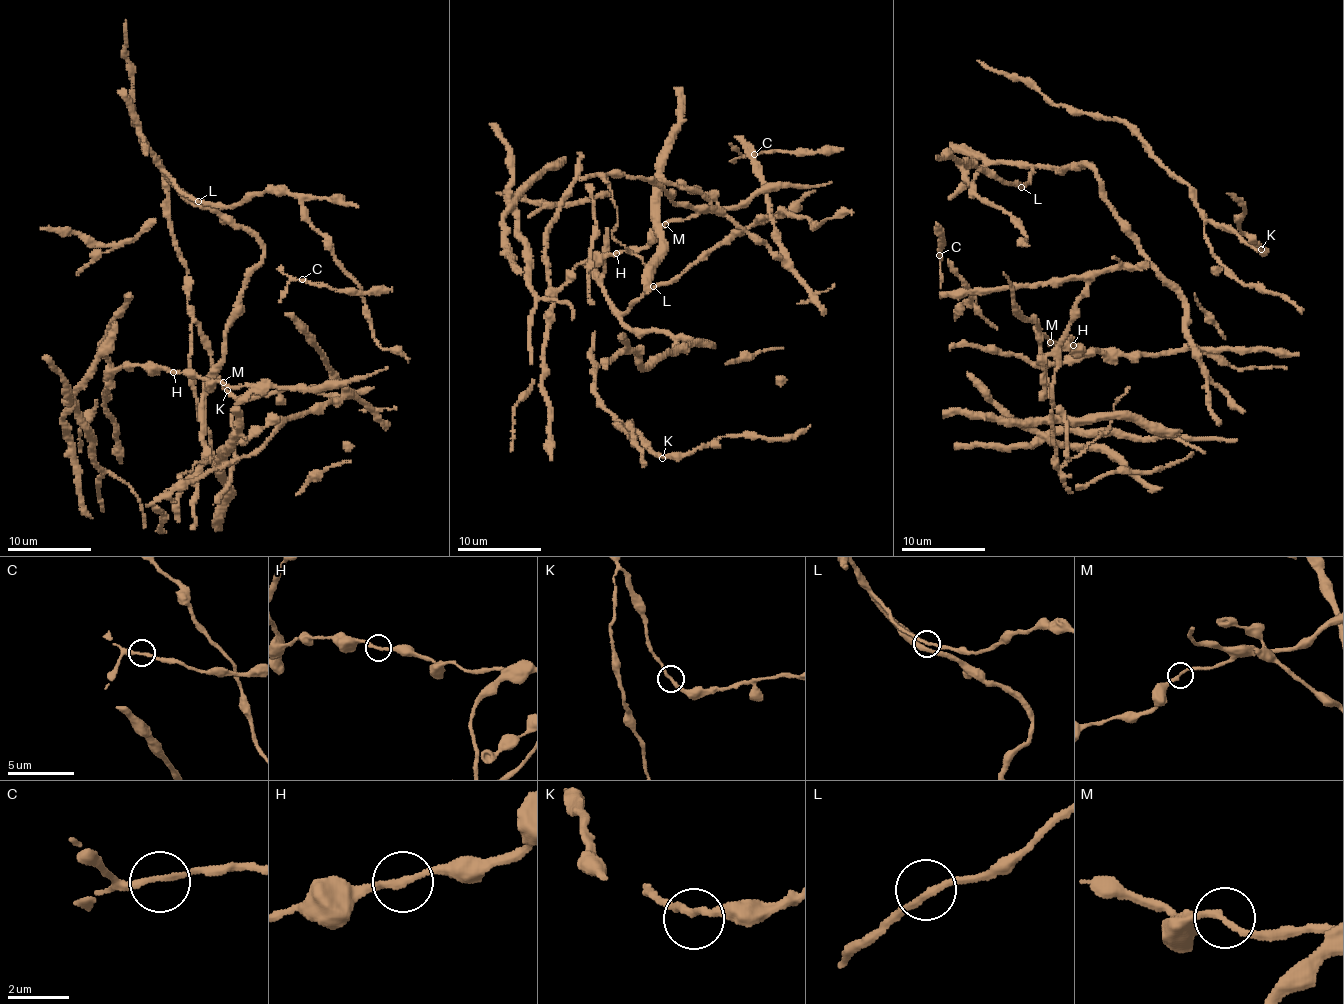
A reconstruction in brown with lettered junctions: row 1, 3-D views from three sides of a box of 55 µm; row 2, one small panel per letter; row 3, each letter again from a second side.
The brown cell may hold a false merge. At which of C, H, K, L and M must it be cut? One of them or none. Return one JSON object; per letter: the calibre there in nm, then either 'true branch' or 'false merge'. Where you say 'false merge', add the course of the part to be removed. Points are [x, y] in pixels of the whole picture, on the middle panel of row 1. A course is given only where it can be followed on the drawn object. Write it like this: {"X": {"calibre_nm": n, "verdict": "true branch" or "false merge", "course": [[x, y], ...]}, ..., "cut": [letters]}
{"C": {"calibre_nm": 200, "verdict": "true branch"}, "H": {"calibre_nm": 240, "verdict": "true branch"}, "K": {"calibre_nm": 240, "verdict": "true branch"}, "L": {"calibre_nm": 200, "verdict": "true branch"}, "M": {"calibre_nm": 200, "verdict": "true branch"}, "cut": []}

